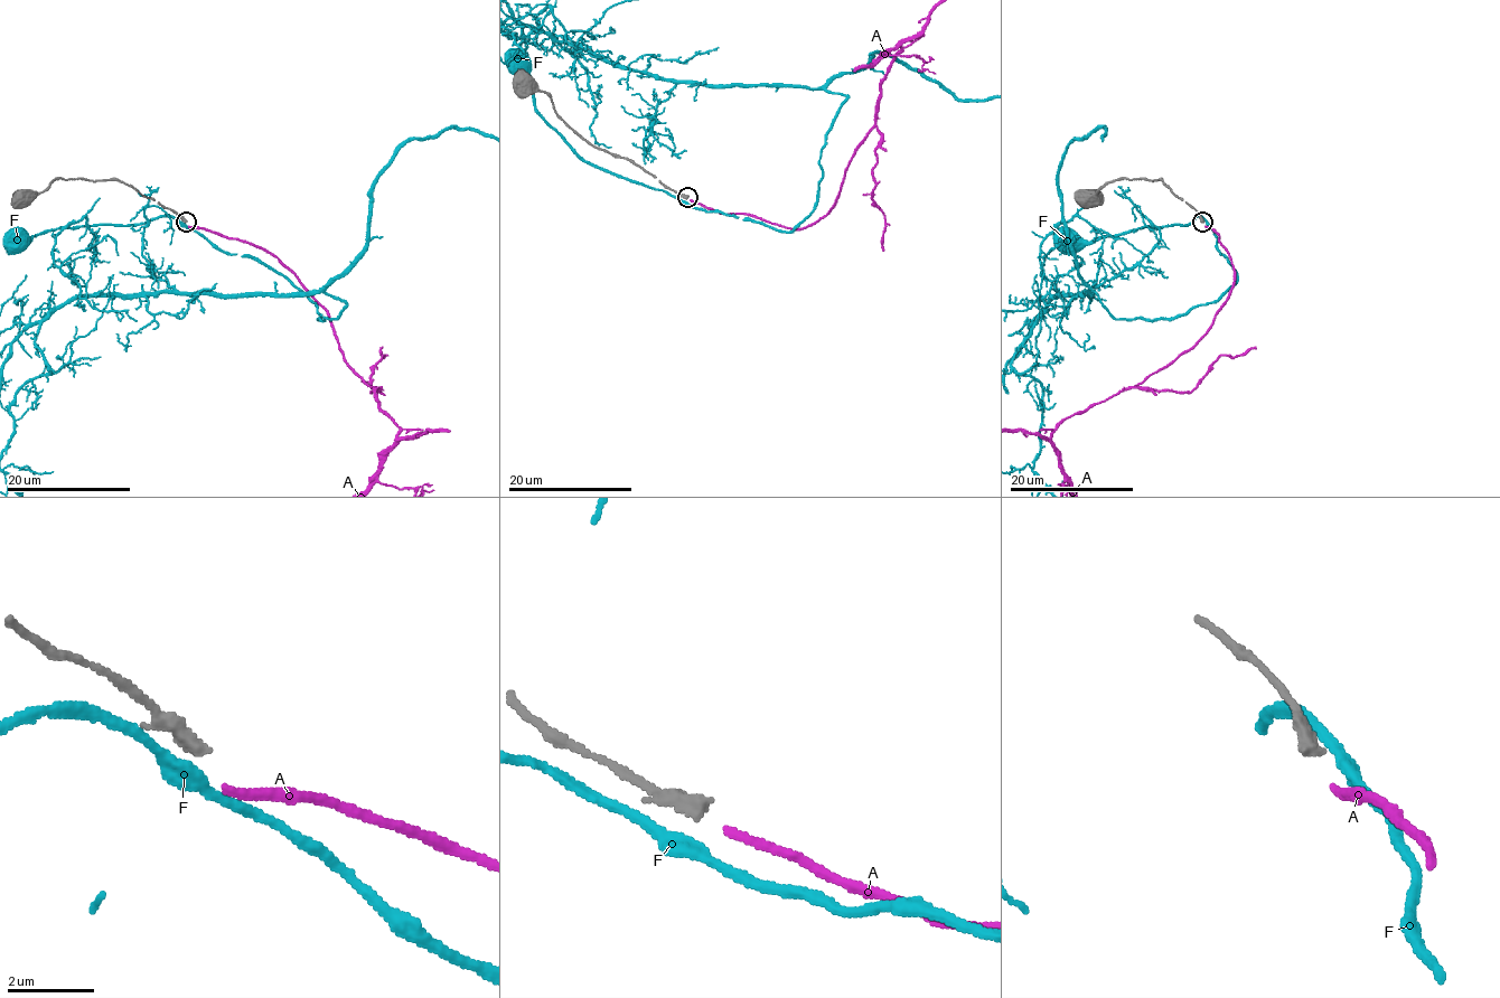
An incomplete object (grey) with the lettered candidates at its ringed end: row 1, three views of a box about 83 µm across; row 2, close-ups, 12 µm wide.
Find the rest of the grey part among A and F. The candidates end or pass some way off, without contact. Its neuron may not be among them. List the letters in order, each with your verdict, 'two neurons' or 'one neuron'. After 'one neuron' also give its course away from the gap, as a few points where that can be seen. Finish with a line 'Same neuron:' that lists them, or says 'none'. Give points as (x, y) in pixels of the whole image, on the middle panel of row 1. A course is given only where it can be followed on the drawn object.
A: two neurons
F: two neurons
Same neuron: none

